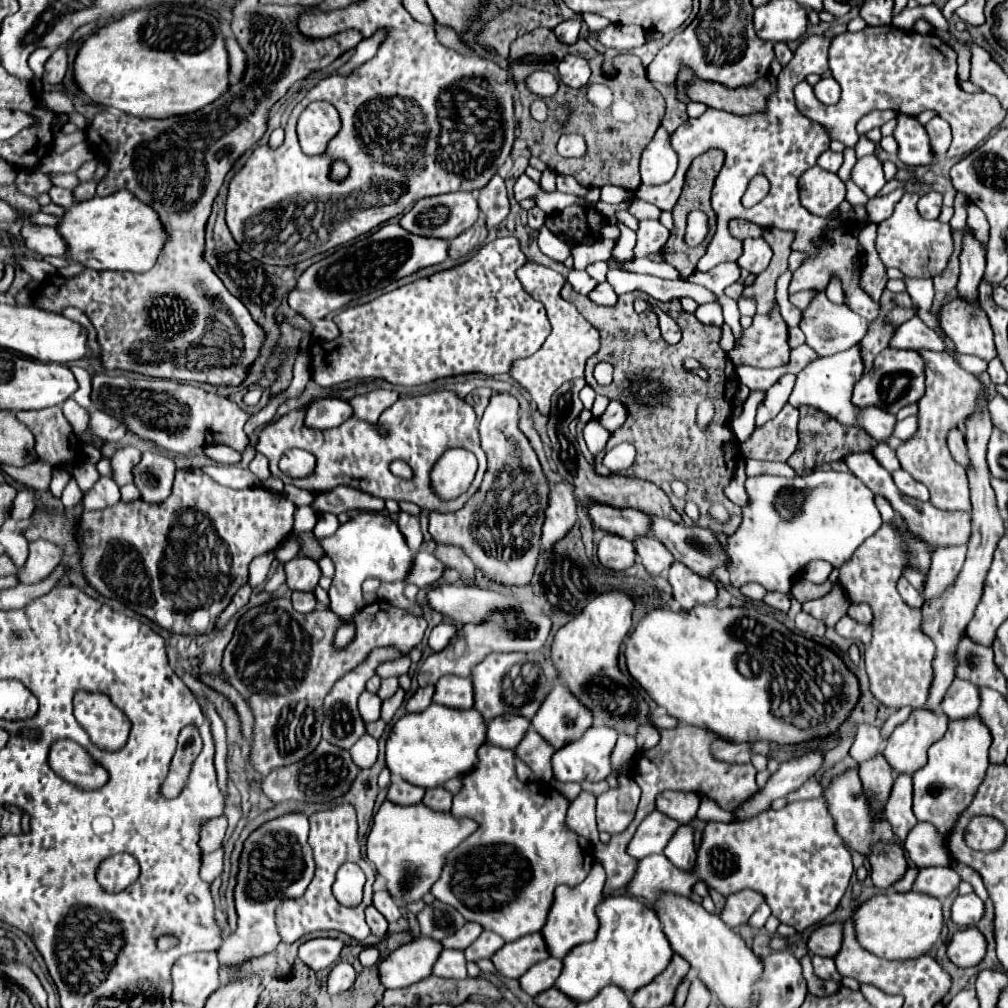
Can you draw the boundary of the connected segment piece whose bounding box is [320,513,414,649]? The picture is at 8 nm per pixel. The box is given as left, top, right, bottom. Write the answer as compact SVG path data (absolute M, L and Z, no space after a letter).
M362 513L350 519L348 523L340 525L340 529L332 537L320 539L320 545L326 551L326 555L334 559L336 565L336 575L332 579L328 595L330 595L330 611L334 611L342 619L342 625L334 633L334 647L344 649L352 643L356 635L354 615L366 605L362 597L364 579L368 577L376 577L380 581L406 579L414 563L414 553L408 549L398 525L392 521L390 515L384 513Z

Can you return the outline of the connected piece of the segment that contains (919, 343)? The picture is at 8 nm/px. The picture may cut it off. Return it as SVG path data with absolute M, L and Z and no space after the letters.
M914 315L914 319L910 319L894 329L894 335L890 339L890 347L914 349L914 351L920 351L920 349L942 351L944 343L918 315Z

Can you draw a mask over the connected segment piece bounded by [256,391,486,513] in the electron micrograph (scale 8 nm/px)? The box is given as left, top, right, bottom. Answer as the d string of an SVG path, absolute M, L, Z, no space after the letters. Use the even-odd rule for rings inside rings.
M432 391L421 396L423 399L399 399L389 407L390 409L387 408L380 415L380 427L386 427L388 431L392 431L388 437L380 437L376 433L374 425L370 425L366 421L358 421L354 417L346 420L340 427L334 427L334 429L324 429L324 431L308 429L302 421L302 409L296 409L296 411L288 413L286 417L266 425L260 431L256 445L257 451L268 457L272 475L276 475L284 483L296 485L300 489L326 493L338 485L346 485L346 487L362 489L370 495L378 495L382 499L412 501L418 507L428 509L428 511L442 511L442 513L458 511L478 491L482 477L484 477L484 471L486 471L486 455L478 443L476 413L466 401L456 397L456 393L452 393L452 391ZM433 406L434 411L428 411L428 419L424 419L422 408L433 408ZM422 423L428 423L428 425L422 425ZM402 435L406 435L406 439L402 439ZM452 447L462 447L462 449L472 451L476 455L476 459L478 459L476 479L470 485L470 489L466 493L462 493L460 497L456 497L452 501L434 499L436 505L430 505L430 471L432 471L432 465L440 459L440 455ZM292 448L304 449L316 457L316 471L312 475L308 475L304 479L292 479L292 477L286 477L278 469L280 457ZM394 459L408 461L408 465L414 471L412 481L394 479L394 475L388 471L388 465Z

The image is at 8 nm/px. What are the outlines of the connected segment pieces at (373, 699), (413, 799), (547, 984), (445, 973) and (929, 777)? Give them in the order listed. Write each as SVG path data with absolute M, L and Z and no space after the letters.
M364 691L358 697L358 709L360 709L360 715L362 715L364 723L378 721L380 719L380 707L382 707L382 699L378 695L374 695L374 693Z
M394 779L388 787L388 799L394 803L410 805L410 803L420 803L424 797L424 789L406 783L404 779Z
M556 957L536 963L534 967L530 967L530 971L526 971L526 975L520 977L522 989L532 997L536 997L538 993L554 987L560 971L562 971L562 959L556 959Z
M444 949L438 965L434 965L434 975L438 977L452 977L452 979L466 979L466 959L464 951L454 951L454 949Z
M978 715L950 721L946 735L936 741L928 749L928 763L914 773L914 815L918 821L932 823L942 837L942 847L952 863L952 855L948 849L948 837L962 811L972 803L978 787L984 781L988 769L988 747L990 747L990 731L978 723Z

